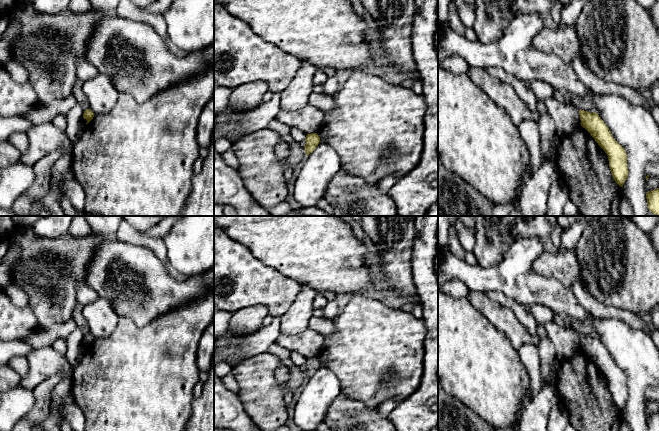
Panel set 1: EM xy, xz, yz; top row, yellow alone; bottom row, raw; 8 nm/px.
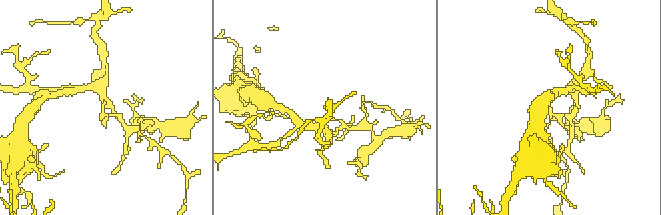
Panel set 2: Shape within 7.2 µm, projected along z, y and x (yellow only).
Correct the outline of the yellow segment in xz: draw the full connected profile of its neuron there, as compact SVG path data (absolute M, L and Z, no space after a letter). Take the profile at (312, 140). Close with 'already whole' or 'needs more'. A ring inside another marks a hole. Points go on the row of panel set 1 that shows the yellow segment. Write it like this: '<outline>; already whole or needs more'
M317 133L307 134L305 141L306 141L306 145L304 146L305 153L306 153L306 156L308 156L318 146L320 142L320 137L318 136Z; already whole

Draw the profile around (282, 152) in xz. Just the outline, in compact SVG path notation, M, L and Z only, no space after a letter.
M277 142L275 146L275 154L277 159L280 162L284 162L290 156L290 150L288 148L288 144L286 142Z

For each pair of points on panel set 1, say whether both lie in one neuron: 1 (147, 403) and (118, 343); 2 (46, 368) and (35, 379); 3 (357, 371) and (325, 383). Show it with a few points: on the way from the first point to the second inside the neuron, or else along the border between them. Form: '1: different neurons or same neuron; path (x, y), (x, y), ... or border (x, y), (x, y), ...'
1: same neuron; path (136, 388), (136, 372), (132, 358)
2: same neuron; path (43, 369), (36, 376)
3: different neurons; border (320, 363), (326, 364), (333, 371), (341, 391)

